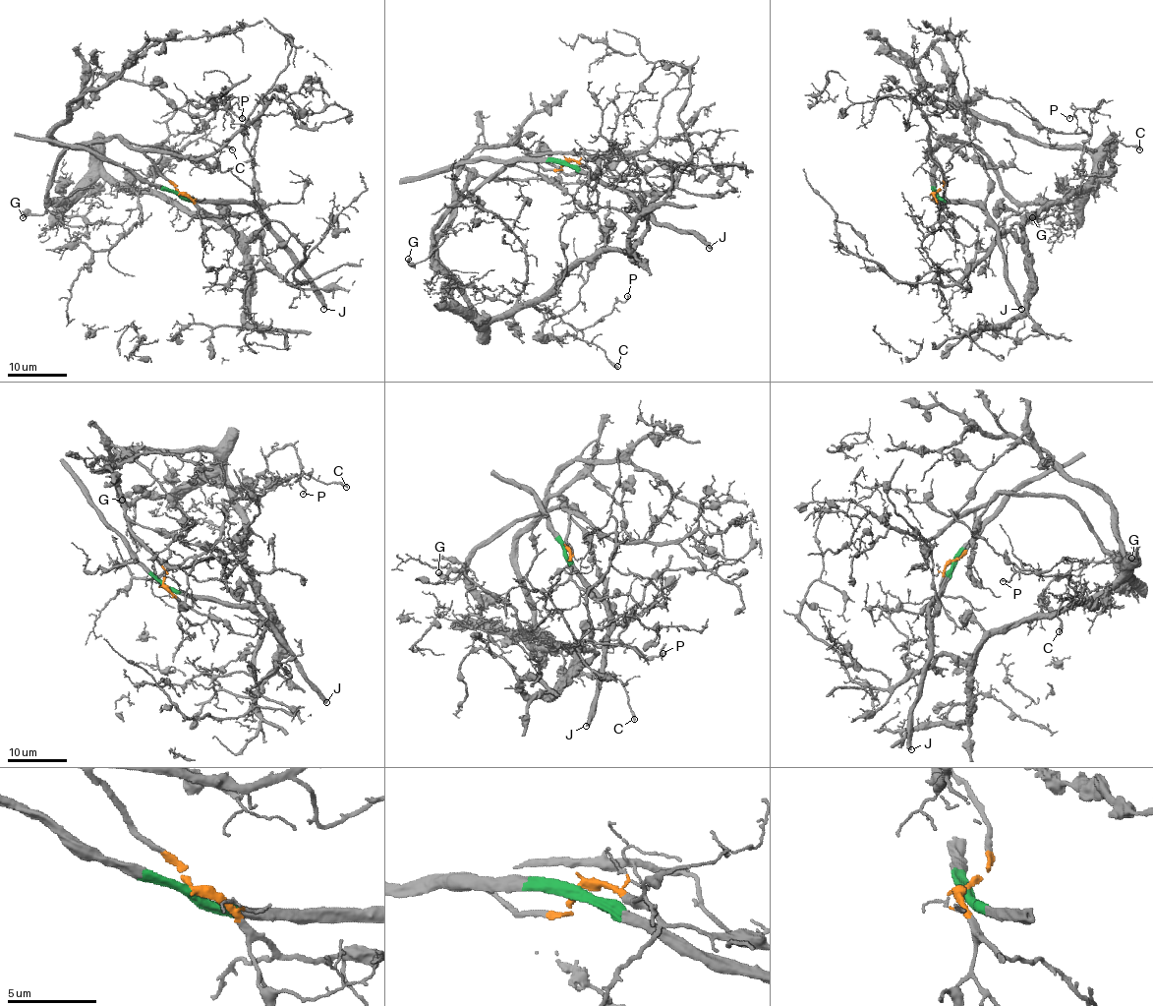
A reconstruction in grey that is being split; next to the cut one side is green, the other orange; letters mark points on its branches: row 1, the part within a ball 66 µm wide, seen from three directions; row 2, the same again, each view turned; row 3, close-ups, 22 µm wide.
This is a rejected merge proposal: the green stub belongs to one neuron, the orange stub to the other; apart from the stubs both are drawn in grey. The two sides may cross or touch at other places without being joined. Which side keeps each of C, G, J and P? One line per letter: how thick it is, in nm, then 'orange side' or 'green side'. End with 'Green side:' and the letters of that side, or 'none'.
C: 360 nm | orange side
G: 400 nm | orange side
J: 460 nm | green side
P: 140 nm | orange side
Green side: J

